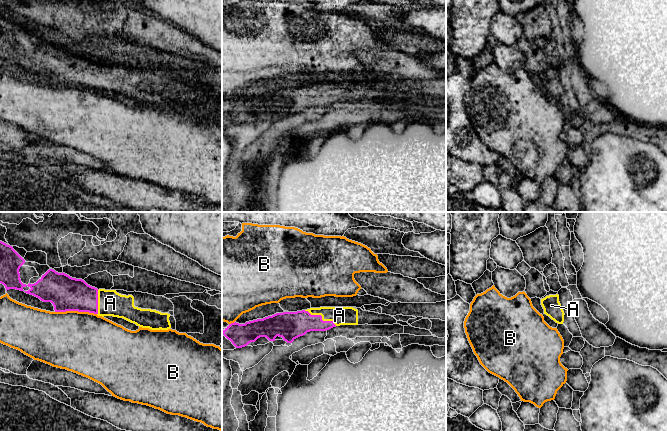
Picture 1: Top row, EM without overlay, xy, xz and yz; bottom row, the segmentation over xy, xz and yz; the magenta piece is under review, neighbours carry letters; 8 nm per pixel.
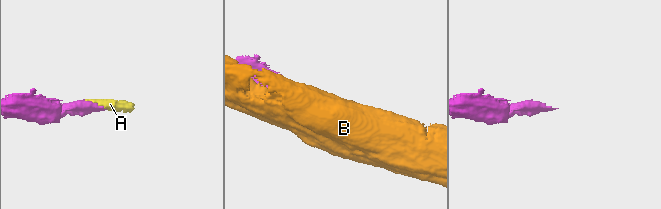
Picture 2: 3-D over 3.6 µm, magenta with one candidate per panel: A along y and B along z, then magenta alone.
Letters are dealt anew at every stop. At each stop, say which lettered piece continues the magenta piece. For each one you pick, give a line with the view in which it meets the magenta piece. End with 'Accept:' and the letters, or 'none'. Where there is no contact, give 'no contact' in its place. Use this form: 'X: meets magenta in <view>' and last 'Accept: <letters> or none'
A: meets magenta in xz
Accept: A

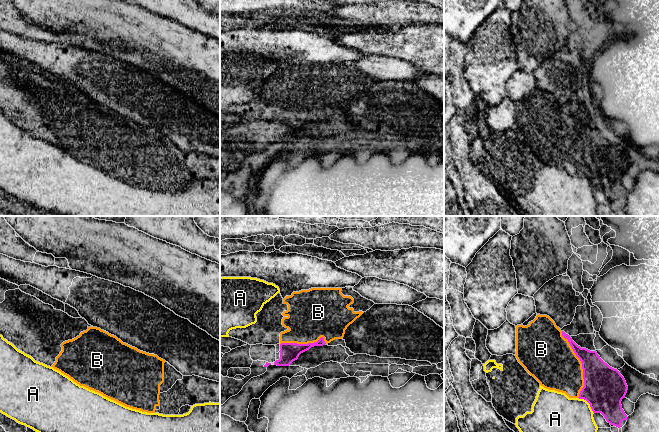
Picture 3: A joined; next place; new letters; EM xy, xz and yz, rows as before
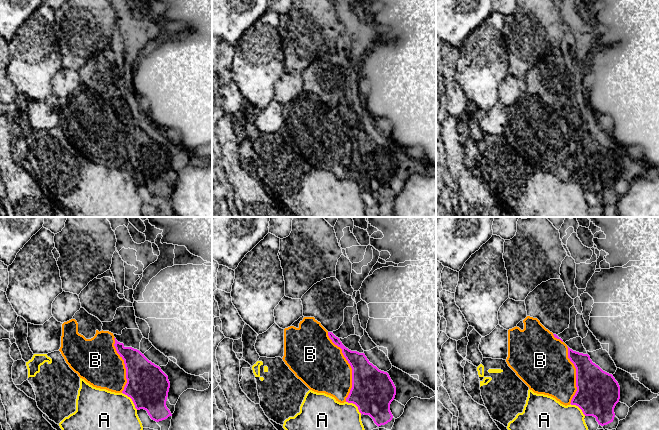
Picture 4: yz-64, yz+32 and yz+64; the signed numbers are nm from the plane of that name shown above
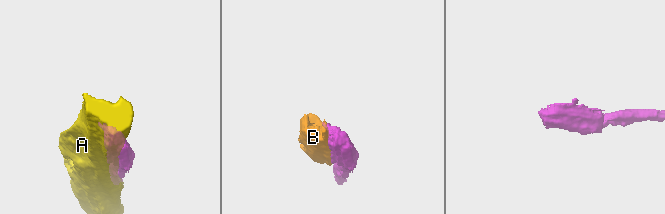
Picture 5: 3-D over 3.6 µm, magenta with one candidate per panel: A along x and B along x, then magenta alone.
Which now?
Accept: none

